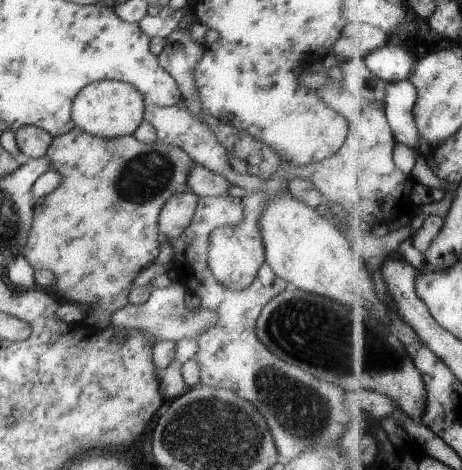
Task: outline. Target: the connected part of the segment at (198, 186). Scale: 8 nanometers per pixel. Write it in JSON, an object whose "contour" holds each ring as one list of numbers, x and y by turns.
{"contour":[[194,162,194,168,188,172,189,190,199,197,218,197,226,195,231,184,220,174,208,170,202,164]]}

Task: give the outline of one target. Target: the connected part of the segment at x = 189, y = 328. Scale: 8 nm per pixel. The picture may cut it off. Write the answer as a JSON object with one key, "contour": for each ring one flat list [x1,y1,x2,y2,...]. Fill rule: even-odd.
{"contour":[[173,282,170,286,164,288,153,288,150,298,144,304,133,305,128,303,112,314,112,322,118,328,136,328,142,330,156,338,158,341,172,340,178,342,183,338,198,338,198,334,202,334,204,330,214,326,218,322,218,314,206,306,200,306,190,309,186,306,184,294,187,291,183,282]]}

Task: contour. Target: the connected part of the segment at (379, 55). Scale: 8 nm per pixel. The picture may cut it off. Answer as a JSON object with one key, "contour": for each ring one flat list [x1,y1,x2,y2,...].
{"contour":[[392,40,386,46,378,48,369,54,361,54,368,66,389,83,407,81,419,58,414,58,408,50,398,46,398,40]]}

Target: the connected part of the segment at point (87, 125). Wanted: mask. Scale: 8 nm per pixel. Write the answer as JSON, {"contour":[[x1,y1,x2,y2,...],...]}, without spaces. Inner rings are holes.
{"contour":[[104,79,91,82,74,97,72,120,75,126,82,128,84,132,110,139,133,135,144,121,145,110,145,100,138,88,124,81]]}

